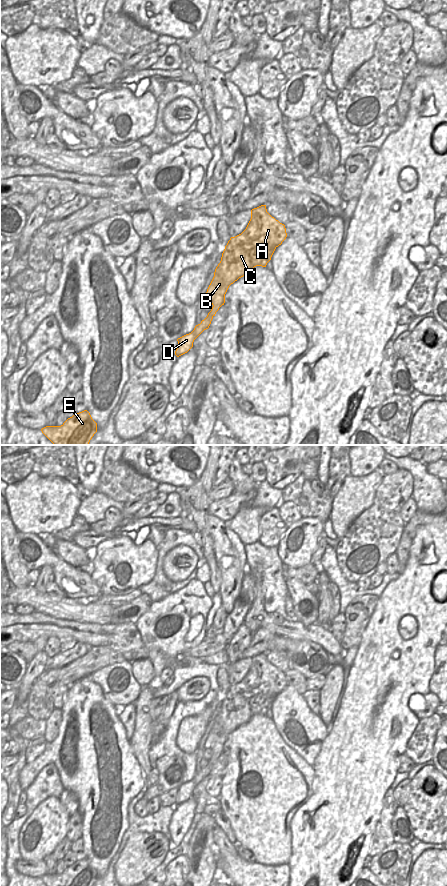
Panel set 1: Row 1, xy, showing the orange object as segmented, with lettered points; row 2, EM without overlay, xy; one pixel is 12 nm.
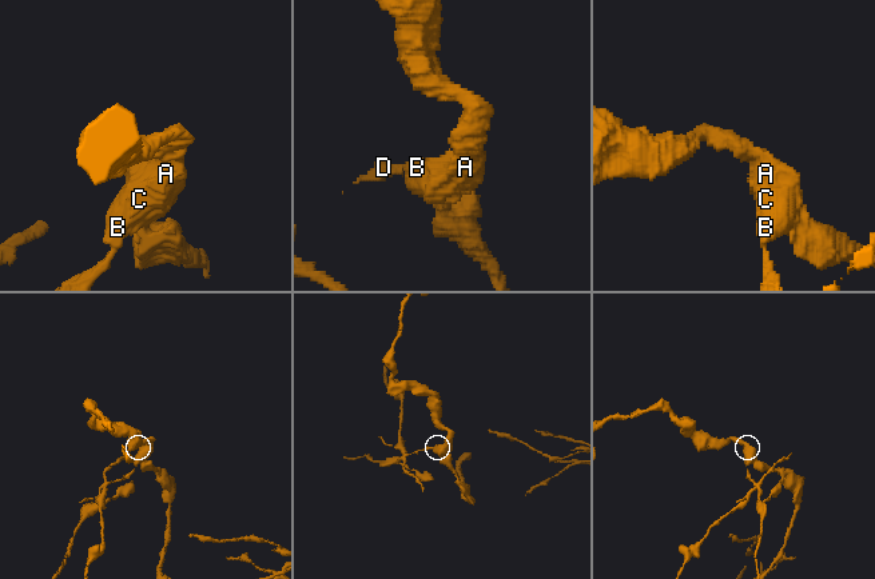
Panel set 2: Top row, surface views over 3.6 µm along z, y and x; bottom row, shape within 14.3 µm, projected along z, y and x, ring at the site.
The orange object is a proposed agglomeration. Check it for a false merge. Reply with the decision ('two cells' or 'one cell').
two cells

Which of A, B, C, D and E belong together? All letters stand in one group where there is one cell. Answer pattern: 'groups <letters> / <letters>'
groups A B C / D E

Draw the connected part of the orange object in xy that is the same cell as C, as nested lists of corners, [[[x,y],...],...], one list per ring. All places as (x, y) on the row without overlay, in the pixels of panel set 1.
[[[266,653],[251,658],[246,677],[231,685],[225,694],[205,742],[205,748],[213,753],[210,759],[213,764],[224,753],[229,734],[254,715],[266,715],[275,697],[286,685],[285,673],[267,660]]]

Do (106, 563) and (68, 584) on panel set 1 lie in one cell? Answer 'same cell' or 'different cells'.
different cells

